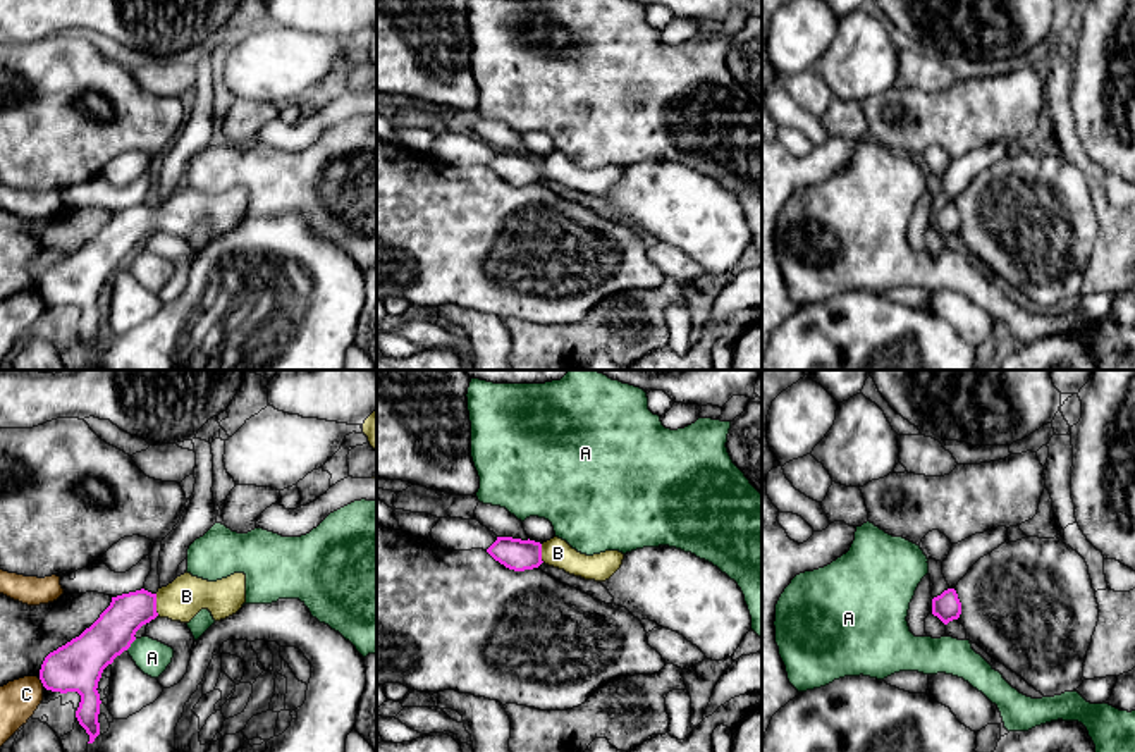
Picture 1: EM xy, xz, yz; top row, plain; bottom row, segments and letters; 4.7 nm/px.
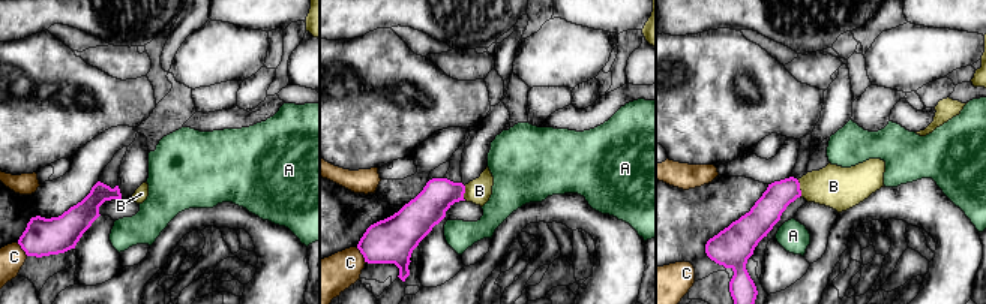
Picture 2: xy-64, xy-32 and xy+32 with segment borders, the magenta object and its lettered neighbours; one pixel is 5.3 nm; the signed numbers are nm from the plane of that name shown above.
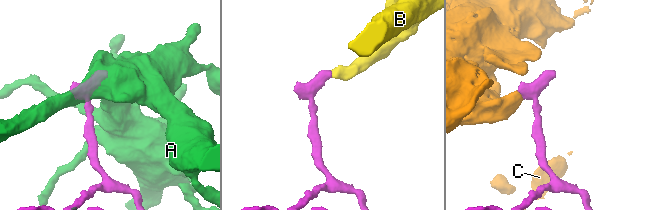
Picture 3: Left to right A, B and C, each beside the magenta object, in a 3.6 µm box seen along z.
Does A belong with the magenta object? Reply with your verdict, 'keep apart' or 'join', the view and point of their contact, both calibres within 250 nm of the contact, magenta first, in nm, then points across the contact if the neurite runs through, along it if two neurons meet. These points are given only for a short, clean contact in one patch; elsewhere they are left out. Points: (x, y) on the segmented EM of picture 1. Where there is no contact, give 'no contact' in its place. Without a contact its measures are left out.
keep apart | xy (131, 642) | 220/160 nm | along xy (136, 639), (126, 649)

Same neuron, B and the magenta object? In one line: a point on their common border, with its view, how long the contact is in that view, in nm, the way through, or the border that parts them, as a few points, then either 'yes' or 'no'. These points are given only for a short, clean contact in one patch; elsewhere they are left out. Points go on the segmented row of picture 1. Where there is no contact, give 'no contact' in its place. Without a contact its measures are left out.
meets magenta in xy at (155, 604); contact 110 nm long; yes

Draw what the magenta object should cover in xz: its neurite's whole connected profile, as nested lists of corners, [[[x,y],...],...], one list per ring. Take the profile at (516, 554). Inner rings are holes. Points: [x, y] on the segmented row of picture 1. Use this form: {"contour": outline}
{"contour": [[[497,537],[487,552],[514,571],[533,570],[545,563],[569,575],[595,582],[609,580],[624,559],[619,551],[605,551],[593,556],[581,554],[559,537],[543,544],[530,539]]]}

